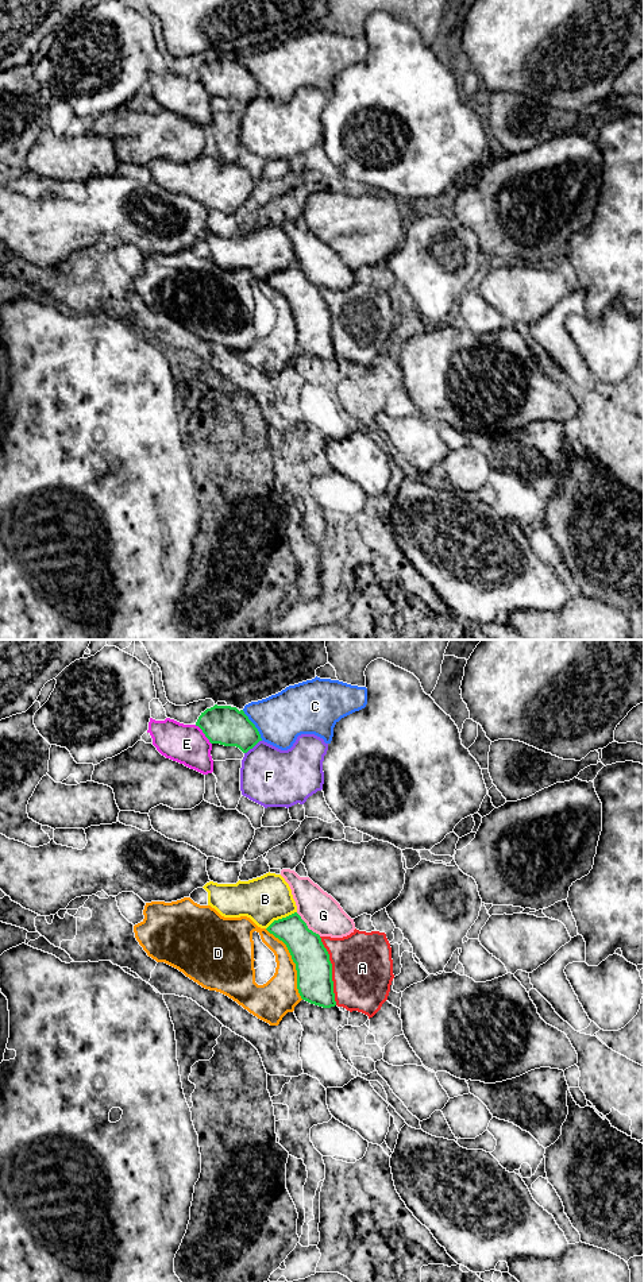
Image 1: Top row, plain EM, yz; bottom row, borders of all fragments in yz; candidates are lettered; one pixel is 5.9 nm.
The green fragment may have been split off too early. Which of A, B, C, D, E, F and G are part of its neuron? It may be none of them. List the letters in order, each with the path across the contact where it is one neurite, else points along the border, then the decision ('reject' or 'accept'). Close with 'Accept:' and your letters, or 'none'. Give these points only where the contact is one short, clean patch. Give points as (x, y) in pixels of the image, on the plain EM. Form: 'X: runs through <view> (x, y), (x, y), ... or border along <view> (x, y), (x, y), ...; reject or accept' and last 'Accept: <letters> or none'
A: reject
B: reject
C: reject
D: reject
E: border along yz (195, 77), (211, 96); reject
F: reject
G: reject
Accept: none

